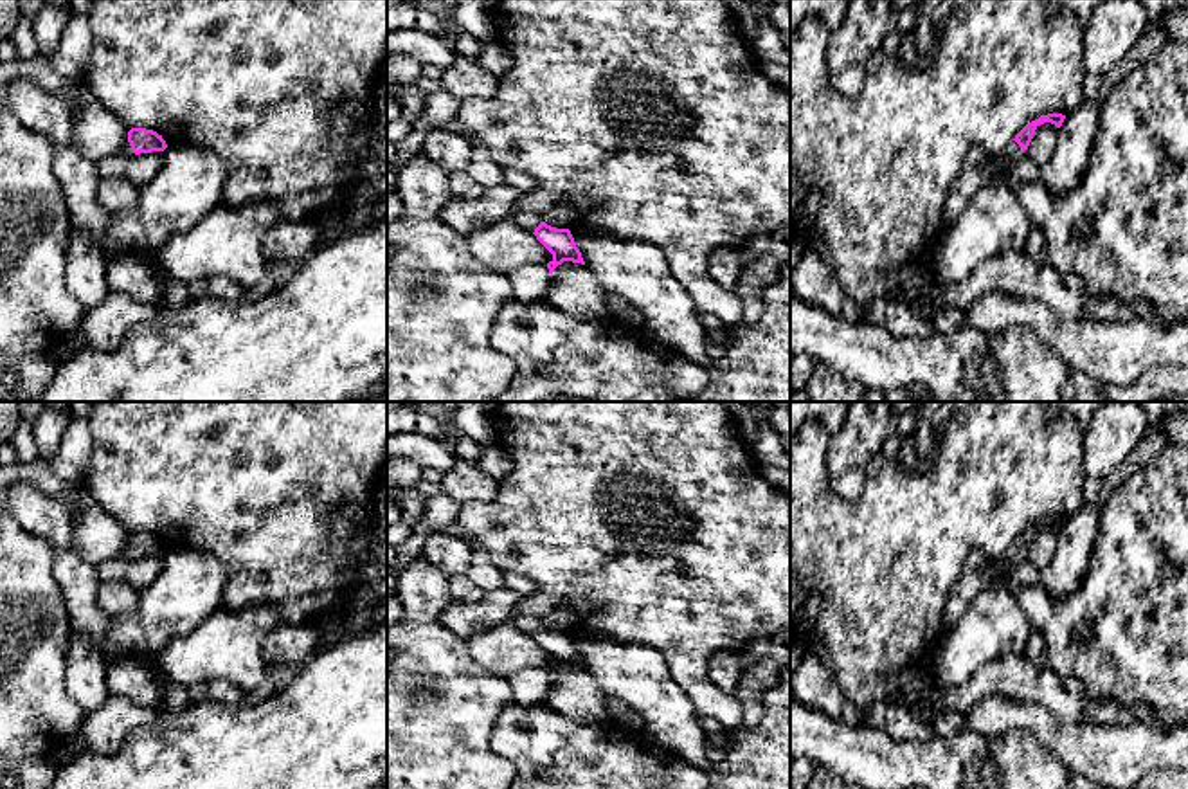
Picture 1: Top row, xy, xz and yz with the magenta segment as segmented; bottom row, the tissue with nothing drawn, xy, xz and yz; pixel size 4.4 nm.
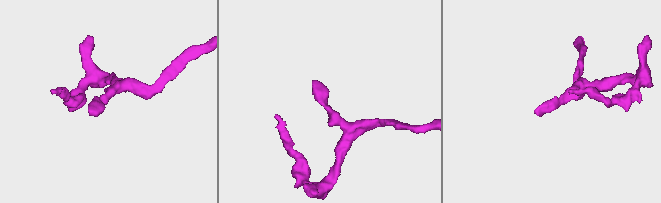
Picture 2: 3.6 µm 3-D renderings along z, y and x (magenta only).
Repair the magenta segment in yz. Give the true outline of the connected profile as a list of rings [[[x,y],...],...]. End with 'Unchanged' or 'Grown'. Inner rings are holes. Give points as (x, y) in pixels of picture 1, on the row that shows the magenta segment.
[[[1062,113],[1040,115],[1039,119],[1028,122],[1001,155],[992,157],[990,164],[983,168],[965,166],[947,195],[941,211],[941,223],[949,229],[981,187],[997,182],[1003,171],[1012,168],[1021,157],[1024,157],[1035,135],[1035,130],[1040,124],[1051,122],[1060,128],[1064,119],[1066,115]]]. Grown

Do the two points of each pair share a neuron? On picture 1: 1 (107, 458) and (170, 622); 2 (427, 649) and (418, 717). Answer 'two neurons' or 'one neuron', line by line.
1: two neurons
2: one neuron

